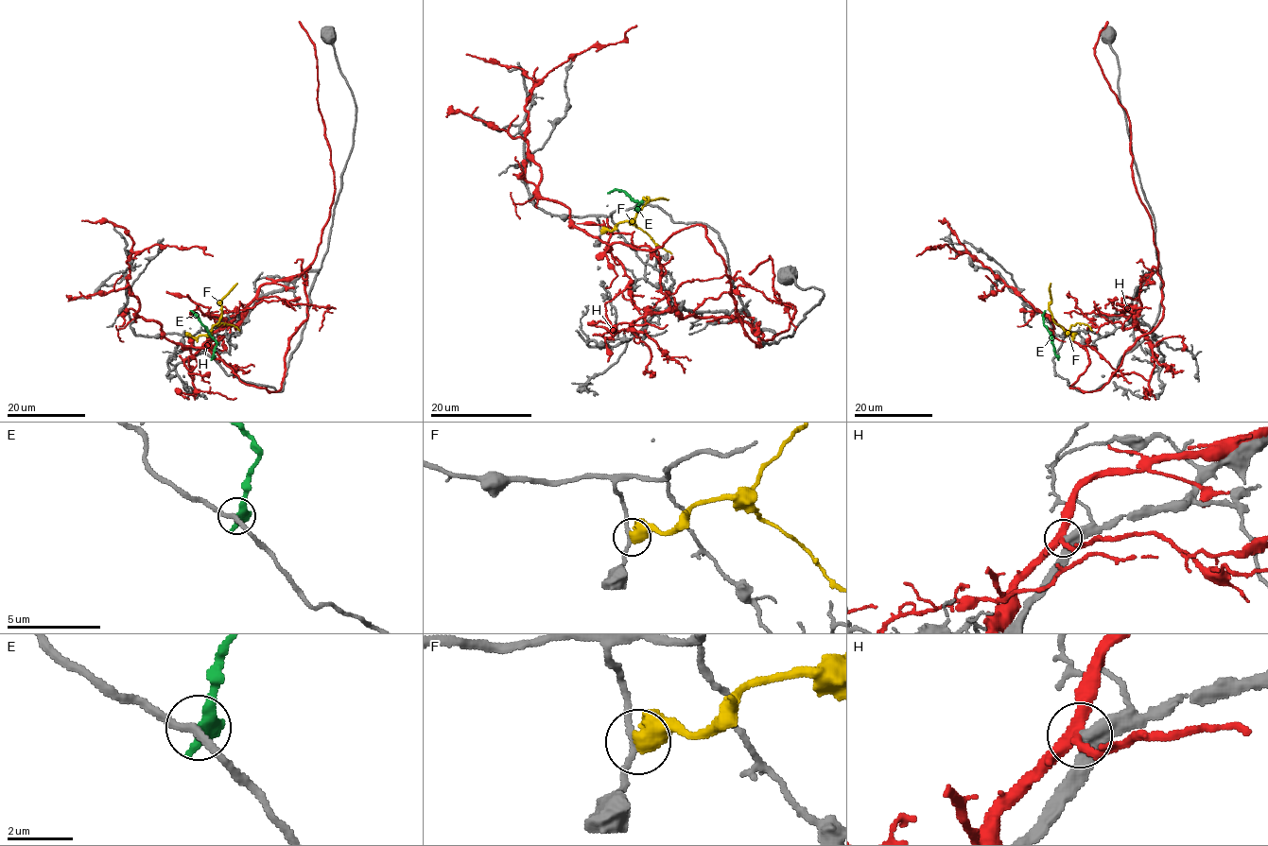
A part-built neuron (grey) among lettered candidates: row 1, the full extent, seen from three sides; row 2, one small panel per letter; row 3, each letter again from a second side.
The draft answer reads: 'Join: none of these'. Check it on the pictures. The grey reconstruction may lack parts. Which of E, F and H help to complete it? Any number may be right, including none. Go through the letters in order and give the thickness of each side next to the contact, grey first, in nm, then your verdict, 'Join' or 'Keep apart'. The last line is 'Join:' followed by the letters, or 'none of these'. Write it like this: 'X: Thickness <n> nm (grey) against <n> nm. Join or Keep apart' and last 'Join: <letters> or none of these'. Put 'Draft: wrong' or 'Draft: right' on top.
Draft: right
E: Thickness 200 nm (grey) against 500 nm. Keep apart
F: Thickness 160 nm (grey) against 650 nm. Keep apart
H: Thickness 400 nm (grey) against 280 nm. Keep apart
Join: none of these

